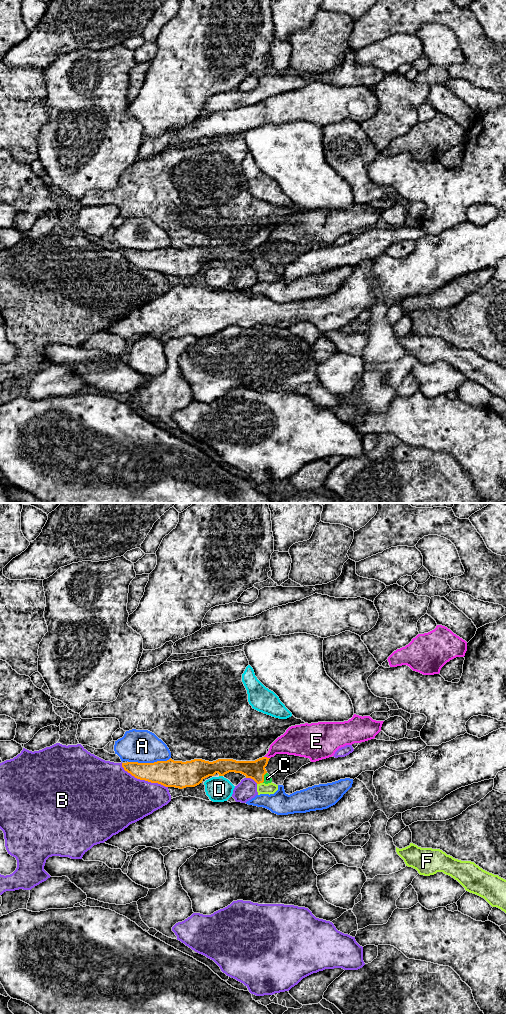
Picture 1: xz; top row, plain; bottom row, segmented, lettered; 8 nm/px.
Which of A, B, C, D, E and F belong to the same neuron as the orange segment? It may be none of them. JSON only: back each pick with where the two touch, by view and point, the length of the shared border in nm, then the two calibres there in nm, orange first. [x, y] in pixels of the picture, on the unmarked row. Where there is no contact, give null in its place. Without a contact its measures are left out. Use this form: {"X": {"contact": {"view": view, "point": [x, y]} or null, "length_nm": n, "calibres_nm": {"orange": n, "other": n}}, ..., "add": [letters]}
{"C": {"contact": {"view": "xz", "point": [263, 265]}, "length_nm": 90, "calibres_nm": {"orange": 150, "other": 60}}, "add": ["C"]}

